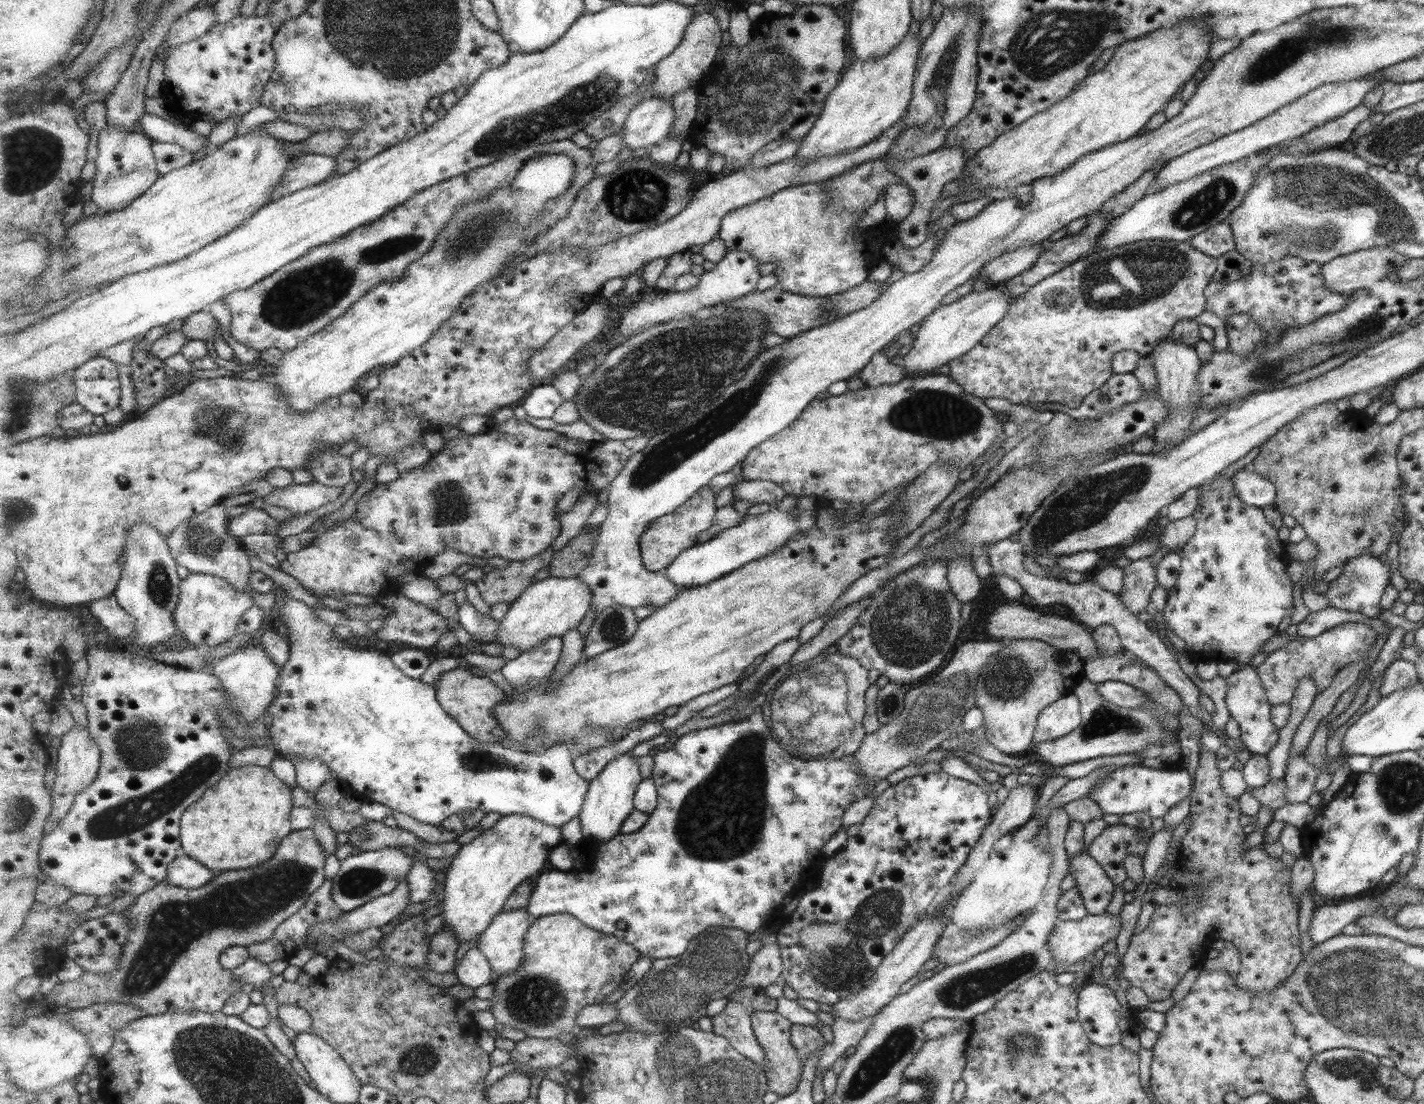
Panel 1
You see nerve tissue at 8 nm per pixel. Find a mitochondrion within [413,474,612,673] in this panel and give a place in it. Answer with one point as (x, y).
(450, 505)

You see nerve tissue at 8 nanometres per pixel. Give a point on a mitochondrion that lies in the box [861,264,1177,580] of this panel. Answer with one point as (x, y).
(1086, 502)

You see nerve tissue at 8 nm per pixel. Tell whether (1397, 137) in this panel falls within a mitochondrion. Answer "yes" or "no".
yes

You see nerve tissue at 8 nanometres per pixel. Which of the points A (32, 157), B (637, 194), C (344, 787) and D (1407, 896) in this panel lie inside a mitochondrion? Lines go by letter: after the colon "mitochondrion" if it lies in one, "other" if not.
A: mitochondrion
B: mitochondrion
C: other
D: mitochondrion

